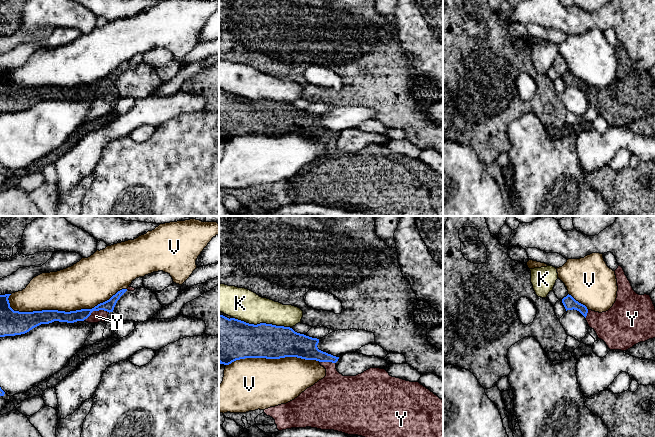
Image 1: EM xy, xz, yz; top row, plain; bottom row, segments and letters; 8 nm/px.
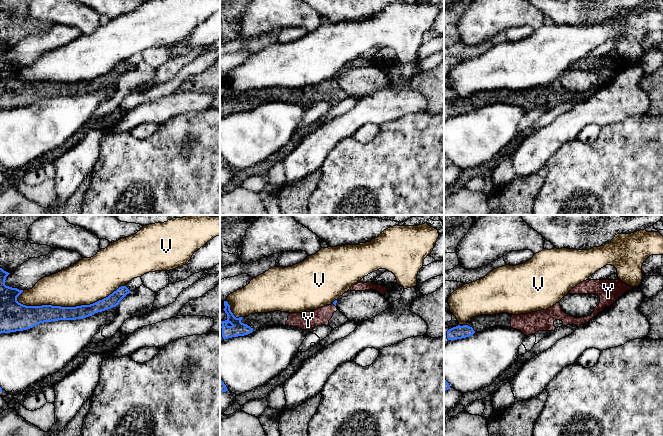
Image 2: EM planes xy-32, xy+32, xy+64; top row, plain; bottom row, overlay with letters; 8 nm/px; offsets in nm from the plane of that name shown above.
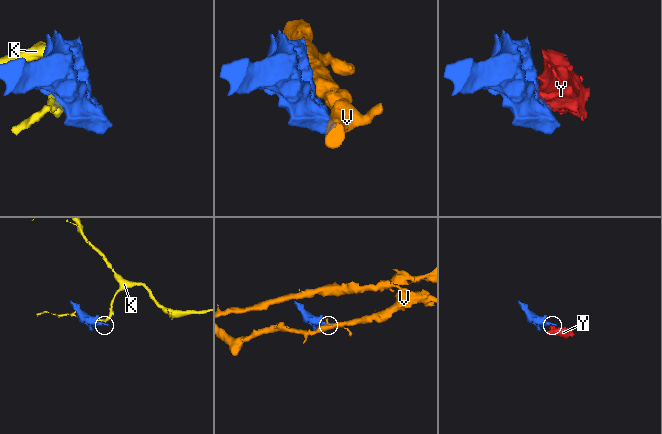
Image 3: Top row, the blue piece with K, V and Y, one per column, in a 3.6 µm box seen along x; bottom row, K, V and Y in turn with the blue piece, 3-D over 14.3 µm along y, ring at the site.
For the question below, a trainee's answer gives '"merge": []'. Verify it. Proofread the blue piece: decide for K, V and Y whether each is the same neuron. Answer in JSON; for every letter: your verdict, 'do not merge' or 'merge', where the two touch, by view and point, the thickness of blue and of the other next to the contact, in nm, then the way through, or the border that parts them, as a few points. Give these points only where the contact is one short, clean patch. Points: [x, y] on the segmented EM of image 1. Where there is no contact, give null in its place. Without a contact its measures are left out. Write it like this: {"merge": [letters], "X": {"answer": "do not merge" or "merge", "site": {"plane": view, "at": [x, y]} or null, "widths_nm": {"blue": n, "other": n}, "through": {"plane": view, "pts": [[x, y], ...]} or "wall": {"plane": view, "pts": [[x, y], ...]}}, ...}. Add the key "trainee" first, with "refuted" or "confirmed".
{"trainee": "refuted", "merge": ["Y"], "K": {"answer": "do not merge", "site": {"plane": "xz", "at": [261, 323]}, "widths_nm": {"blue": 320, "other": 260}}, "V": {"answer": "do not merge", "site": {"plane": "xy", "at": [64, 311]}, "widths_nm": {"blue": 120, "other": 360}}, "Y": {"answer": "merge", "site": {"plane": "xy", "at": [96, 310]}, "widths_nm": {"blue": 100, "other": 100}, "through": {"plane": "xy", "pts": [[79, 315], [89, 315], [96, 310], [96, 316]]}}}

